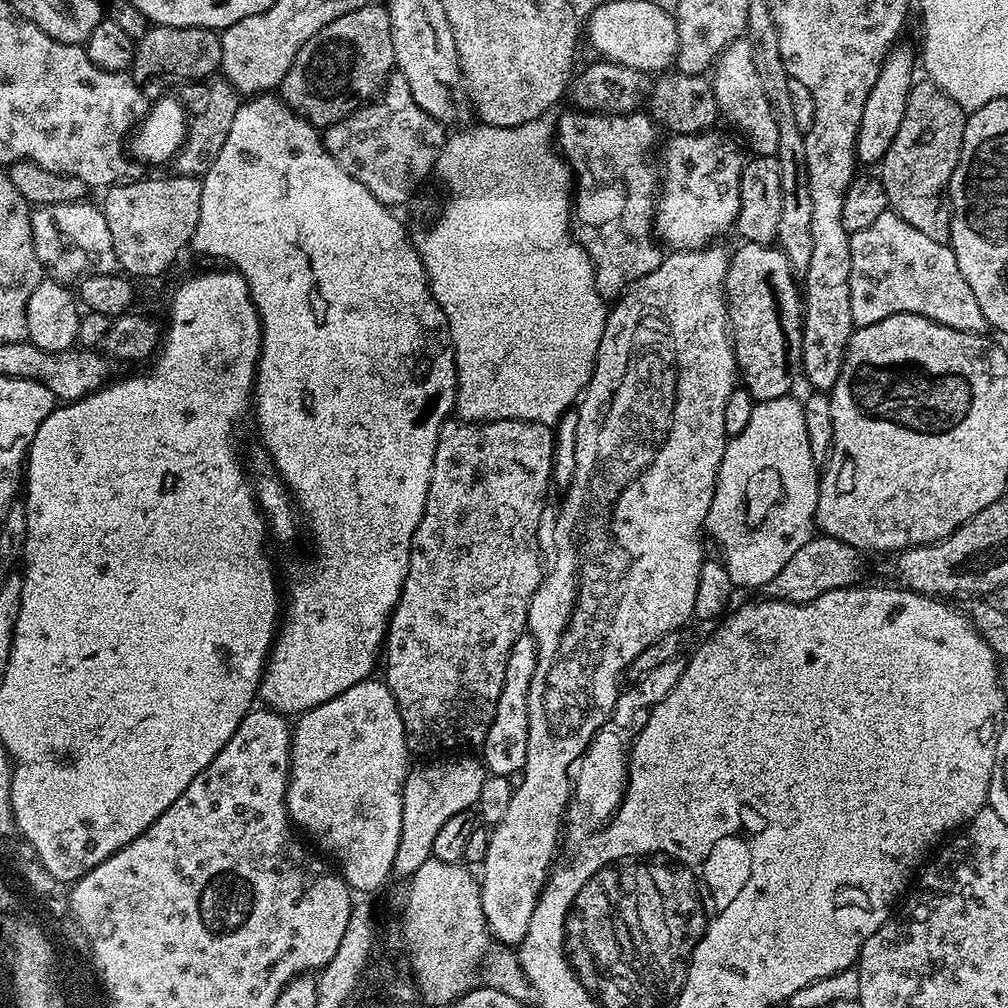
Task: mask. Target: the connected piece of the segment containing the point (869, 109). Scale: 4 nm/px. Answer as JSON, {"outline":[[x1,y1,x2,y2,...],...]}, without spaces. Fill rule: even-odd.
{"outline":[[897,46,888,53,886,62,882,66,882,70,878,74,878,82,874,82,874,90,870,90,870,98,866,98,866,106,862,106,862,122,858,130,858,138,856,139,856,159,861,165,872,164,879,165,884,159,886,150,890,150,890,142,894,142,894,138,898,134,898,126,902,126,902,114,906,114,906,102,908,95,912,92,914,77,912,77,912,67,918,64,918,60,912,57,912,52,903,46]]}

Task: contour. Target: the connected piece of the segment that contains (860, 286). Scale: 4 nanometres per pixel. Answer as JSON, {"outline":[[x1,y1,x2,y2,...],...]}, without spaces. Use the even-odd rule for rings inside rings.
{"outline":[[891,210,884,212,882,218,866,230,851,233,850,314,856,328,877,324,882,322,882,318,890,318,894,314,918,314,954,330,977,334,989,331,982,309,974,298,974,290,970,290,966,278,962,278,962,270,958,270,958,258,954,258,951,243,939,244,934,242,934,238,926,238,926,234,914,230,910,222]]}

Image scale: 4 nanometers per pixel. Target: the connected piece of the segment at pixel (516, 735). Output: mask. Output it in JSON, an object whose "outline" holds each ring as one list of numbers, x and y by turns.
{"outline":[[530,634,522,635,514,646,510,646,510,658,506,662,506,678,502,682,502,694,498,694,498,710,494,710,494,722,490,722,490,730,486,734,486,742,482,749,484,767,491,775,511,778,516,773,523,773,528,749,528,695,530,694,530,678,534,678,534,666,538,658,536,639]]}

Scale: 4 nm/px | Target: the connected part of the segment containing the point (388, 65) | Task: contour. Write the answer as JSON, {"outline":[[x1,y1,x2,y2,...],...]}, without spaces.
{"outline":[[366,2,361,8,334,18,334,22,318,30,314,38,304,43,302,50,298,50,290,70,282,78,278,95,313,128,323,130,337,124,339,120,346,119,365,104,375,101,383,93,384,85,388,83,388,77,393,75,395,68,394,38,388,9,383,3]]}

